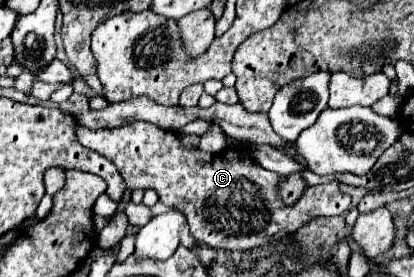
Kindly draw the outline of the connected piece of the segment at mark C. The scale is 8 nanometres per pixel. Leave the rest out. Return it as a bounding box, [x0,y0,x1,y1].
[76,120,350,250]

